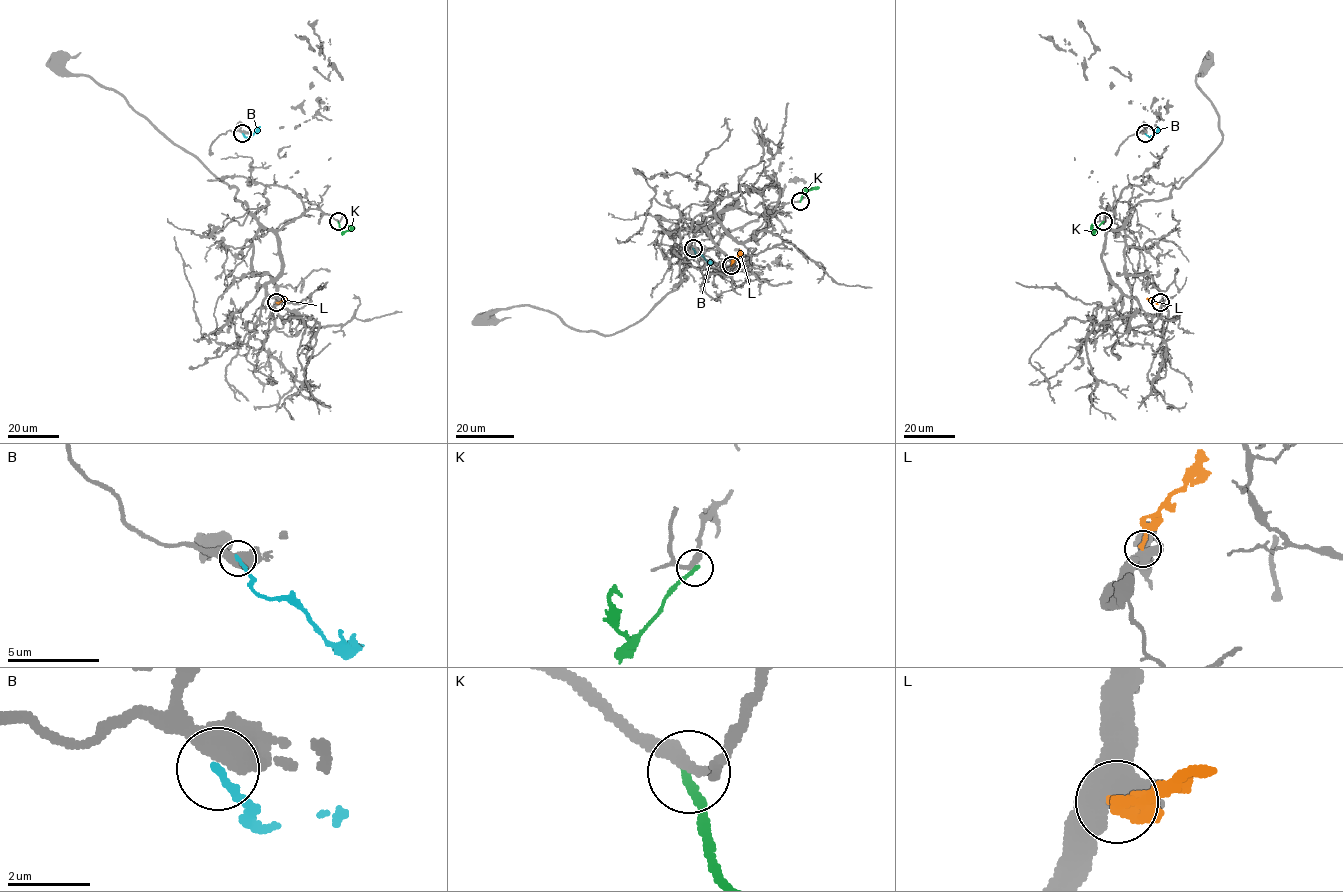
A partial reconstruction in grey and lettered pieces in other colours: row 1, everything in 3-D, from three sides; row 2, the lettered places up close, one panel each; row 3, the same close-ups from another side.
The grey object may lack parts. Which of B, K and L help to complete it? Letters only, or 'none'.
none

